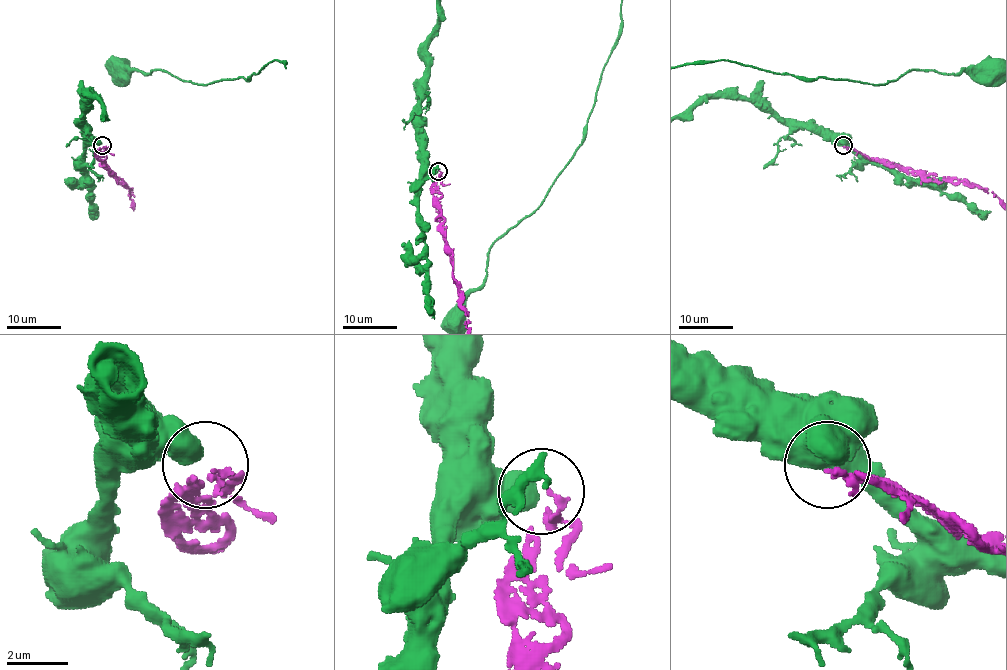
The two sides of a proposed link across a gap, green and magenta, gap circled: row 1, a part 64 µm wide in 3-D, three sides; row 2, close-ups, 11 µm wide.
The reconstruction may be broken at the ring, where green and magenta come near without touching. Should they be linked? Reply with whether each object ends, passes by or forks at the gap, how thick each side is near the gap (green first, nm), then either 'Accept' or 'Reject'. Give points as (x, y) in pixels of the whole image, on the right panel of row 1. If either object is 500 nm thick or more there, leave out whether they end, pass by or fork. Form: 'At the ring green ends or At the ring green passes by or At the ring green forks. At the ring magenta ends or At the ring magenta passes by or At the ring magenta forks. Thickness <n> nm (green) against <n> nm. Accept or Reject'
Thickness 650 nm (green) against 200 nm. Reject

